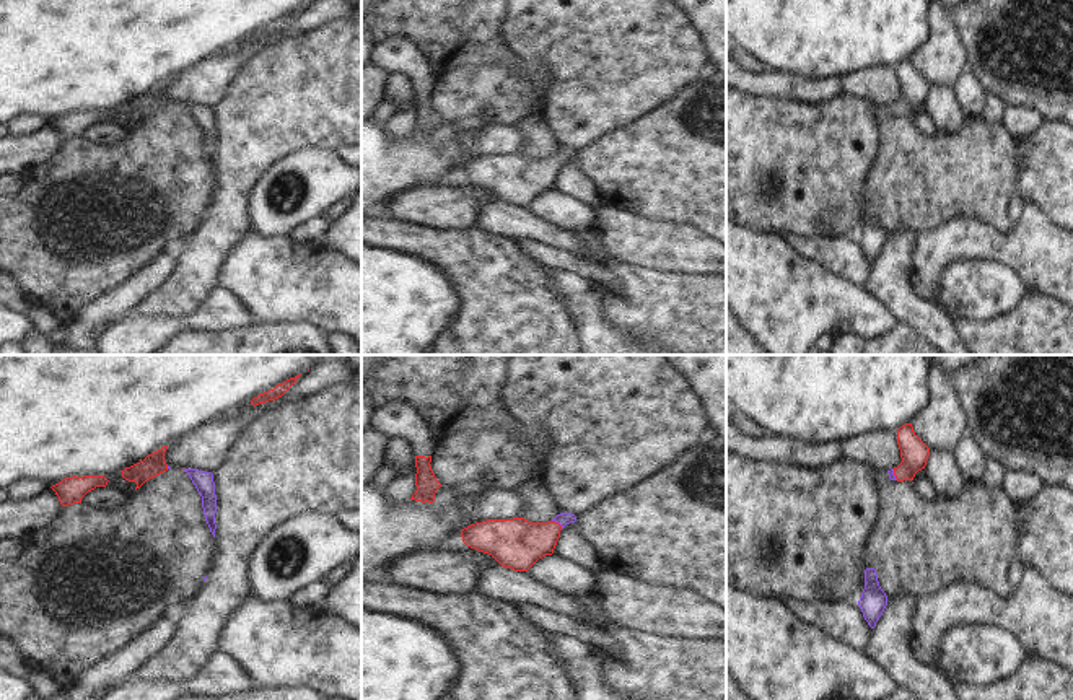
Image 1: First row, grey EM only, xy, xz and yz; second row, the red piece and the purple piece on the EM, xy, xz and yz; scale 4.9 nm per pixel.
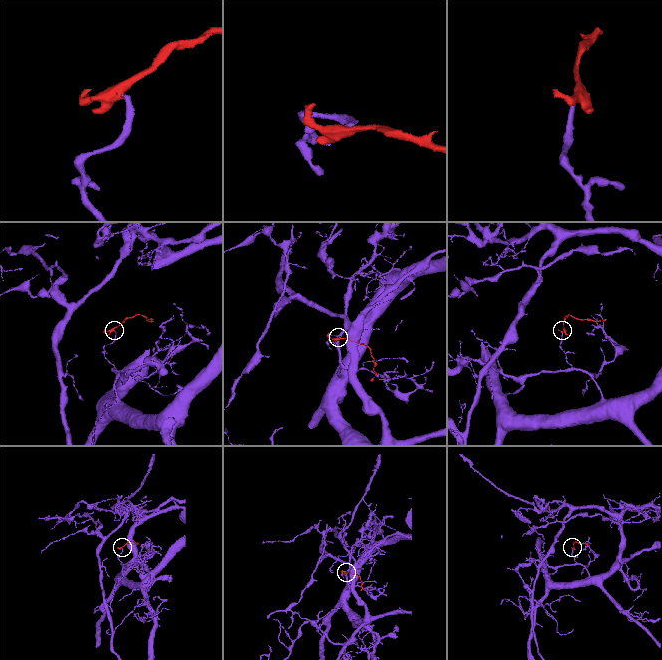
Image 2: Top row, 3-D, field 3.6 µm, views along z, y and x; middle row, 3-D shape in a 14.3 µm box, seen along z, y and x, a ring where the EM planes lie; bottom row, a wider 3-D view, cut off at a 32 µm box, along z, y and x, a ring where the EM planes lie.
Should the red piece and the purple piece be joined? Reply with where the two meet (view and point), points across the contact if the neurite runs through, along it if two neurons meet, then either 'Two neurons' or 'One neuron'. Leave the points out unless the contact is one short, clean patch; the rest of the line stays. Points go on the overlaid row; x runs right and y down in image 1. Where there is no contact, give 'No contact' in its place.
Touches red at xz (557, 523). Path across: xz (518, 544), (543, 538), (557, 523), (564, 518). One neuron.

